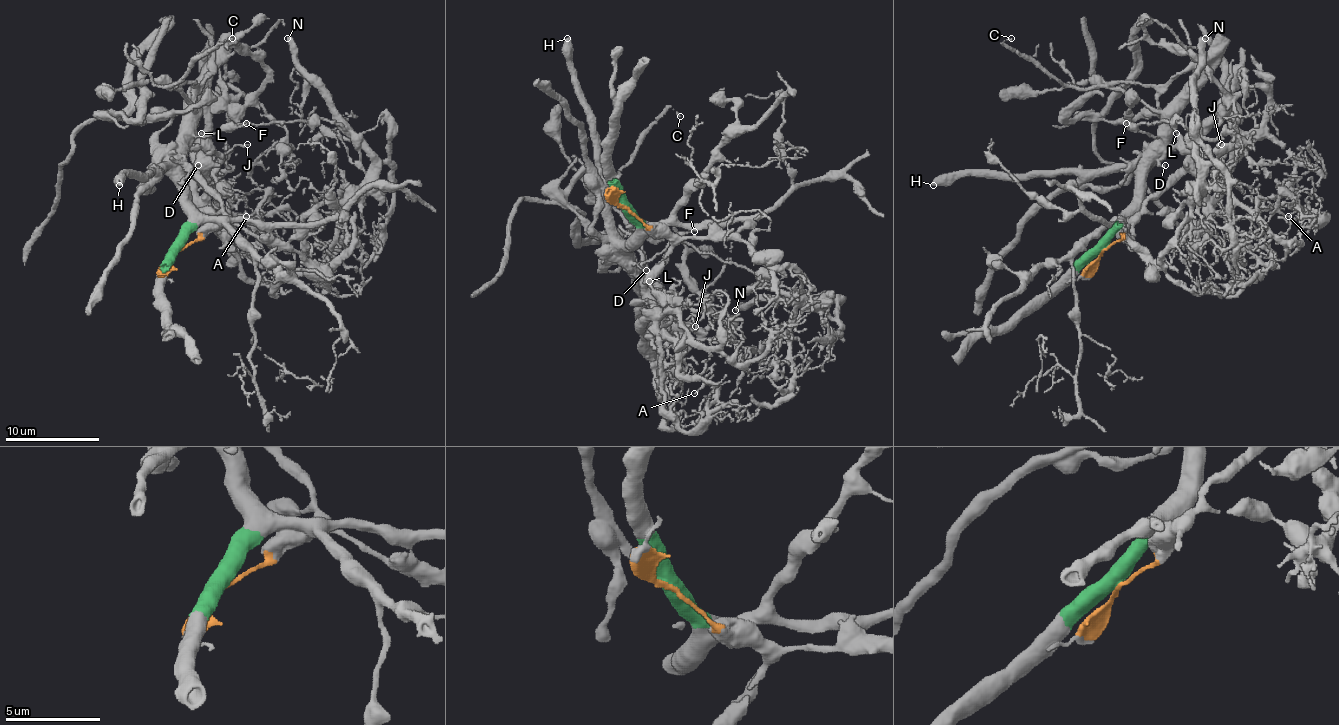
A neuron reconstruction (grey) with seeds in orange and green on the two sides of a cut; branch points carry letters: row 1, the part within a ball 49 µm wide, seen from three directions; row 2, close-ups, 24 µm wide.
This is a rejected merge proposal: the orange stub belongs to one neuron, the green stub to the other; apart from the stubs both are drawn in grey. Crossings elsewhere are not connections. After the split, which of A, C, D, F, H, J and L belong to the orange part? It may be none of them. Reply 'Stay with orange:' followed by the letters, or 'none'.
Stay with orange: A, D, J, L

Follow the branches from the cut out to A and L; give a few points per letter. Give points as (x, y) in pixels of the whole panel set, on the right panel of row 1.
A: (1103, 250), (1185, 172), (1230, 215), (1282, 205), (1313, 212), (1310, 196), (1282, 196), (1277, 208), (1289, 217)
L: (1103, 250), (1114, 243), (1147, 201), (1185, 163), (1183, 139), (1176, 132)

